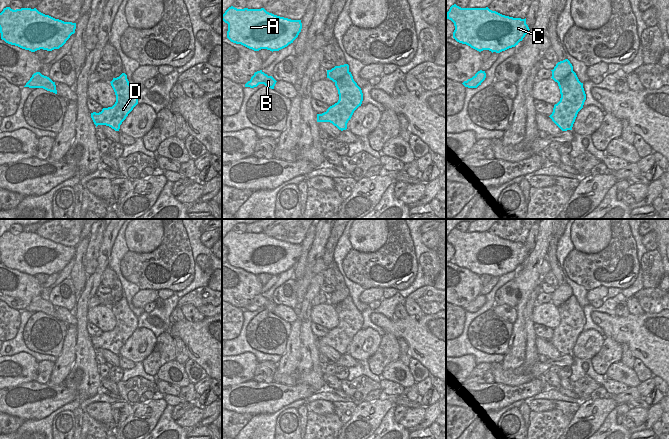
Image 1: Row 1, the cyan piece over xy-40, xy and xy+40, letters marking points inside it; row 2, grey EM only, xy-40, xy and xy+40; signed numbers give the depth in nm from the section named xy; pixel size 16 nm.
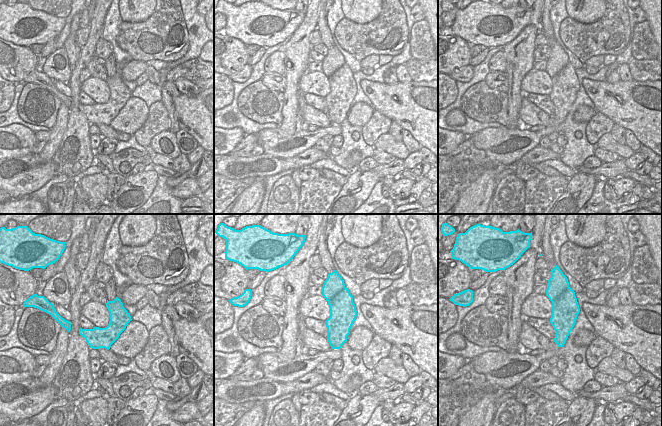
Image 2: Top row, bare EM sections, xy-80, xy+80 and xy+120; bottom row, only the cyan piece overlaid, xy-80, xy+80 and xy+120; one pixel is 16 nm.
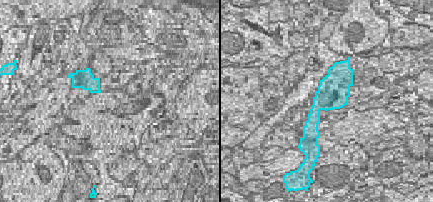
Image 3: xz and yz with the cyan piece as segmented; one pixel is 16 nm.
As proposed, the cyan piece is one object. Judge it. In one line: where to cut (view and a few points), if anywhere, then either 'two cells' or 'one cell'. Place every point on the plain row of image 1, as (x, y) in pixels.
cut in xy+40 along (572, 294), (558, 308); two cells

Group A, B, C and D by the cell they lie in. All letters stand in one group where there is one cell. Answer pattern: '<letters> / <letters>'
A C / B D

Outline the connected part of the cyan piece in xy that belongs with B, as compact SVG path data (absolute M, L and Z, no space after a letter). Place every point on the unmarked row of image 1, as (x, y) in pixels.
M260 294L254 297L251 303L245 308L245 311L254 312L259 308L264 308L265 310L274 313L276 306L277 305L272 300L268 300L262 294Z

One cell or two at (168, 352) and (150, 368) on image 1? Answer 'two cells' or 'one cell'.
one cell

